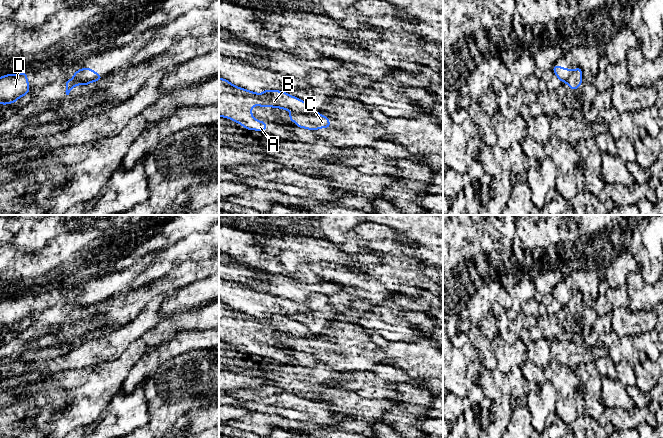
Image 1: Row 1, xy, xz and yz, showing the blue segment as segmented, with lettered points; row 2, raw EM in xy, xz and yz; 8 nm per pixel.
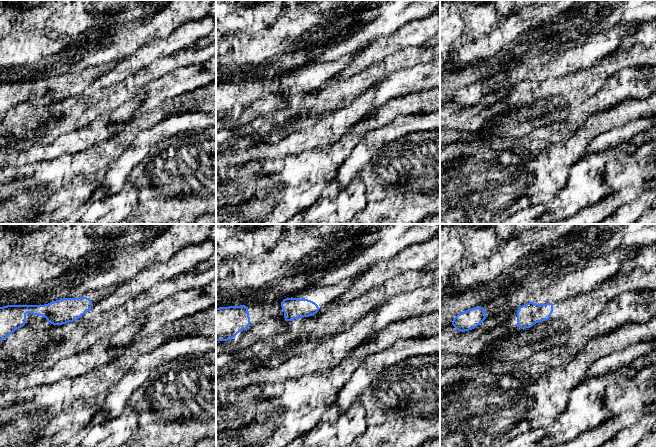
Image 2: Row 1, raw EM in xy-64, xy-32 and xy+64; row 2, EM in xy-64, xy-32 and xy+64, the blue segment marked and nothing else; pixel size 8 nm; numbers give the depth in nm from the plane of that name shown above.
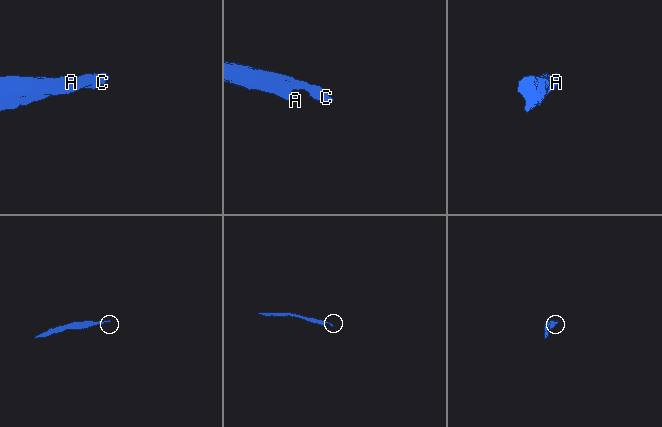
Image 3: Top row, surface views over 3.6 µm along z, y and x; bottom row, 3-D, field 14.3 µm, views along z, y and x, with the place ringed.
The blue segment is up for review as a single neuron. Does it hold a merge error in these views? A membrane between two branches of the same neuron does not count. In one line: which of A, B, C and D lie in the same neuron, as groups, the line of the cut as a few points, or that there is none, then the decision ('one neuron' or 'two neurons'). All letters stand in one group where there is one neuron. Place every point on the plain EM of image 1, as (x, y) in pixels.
A B D / C; cut in xy along (99, 302), (84, 304), (79, 299), (76, 299), (72, 303); two neurons

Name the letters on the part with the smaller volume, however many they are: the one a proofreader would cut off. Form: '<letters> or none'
C

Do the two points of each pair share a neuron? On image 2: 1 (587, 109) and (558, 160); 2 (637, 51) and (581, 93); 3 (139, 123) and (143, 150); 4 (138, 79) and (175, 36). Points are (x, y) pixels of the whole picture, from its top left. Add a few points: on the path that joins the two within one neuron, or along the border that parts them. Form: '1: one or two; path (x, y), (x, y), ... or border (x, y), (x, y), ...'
1: two; border (598, 111), (595, 111), (578, 128)
2: one; path (620, 62), (601, 64), (586, 76)
3: two; border (161, 120), (148, 128), (142, 129), (125, 149)
4: two; border (191, 44), (166, 55)

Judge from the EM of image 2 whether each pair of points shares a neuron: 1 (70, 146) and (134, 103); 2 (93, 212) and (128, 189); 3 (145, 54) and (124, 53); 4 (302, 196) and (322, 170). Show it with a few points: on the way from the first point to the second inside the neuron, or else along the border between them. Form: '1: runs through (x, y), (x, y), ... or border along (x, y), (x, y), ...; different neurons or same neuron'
1: runs through (86, 136), (92, 134), (109, 117), (118, 117); same neuron
2: runs through (102, 212), (108, 210), (120, 198); same neuron
3: border along (152, 40), (143, 45), (126, 60); different neurons
4: runs through (302, 190), (316, 176); same neuron

